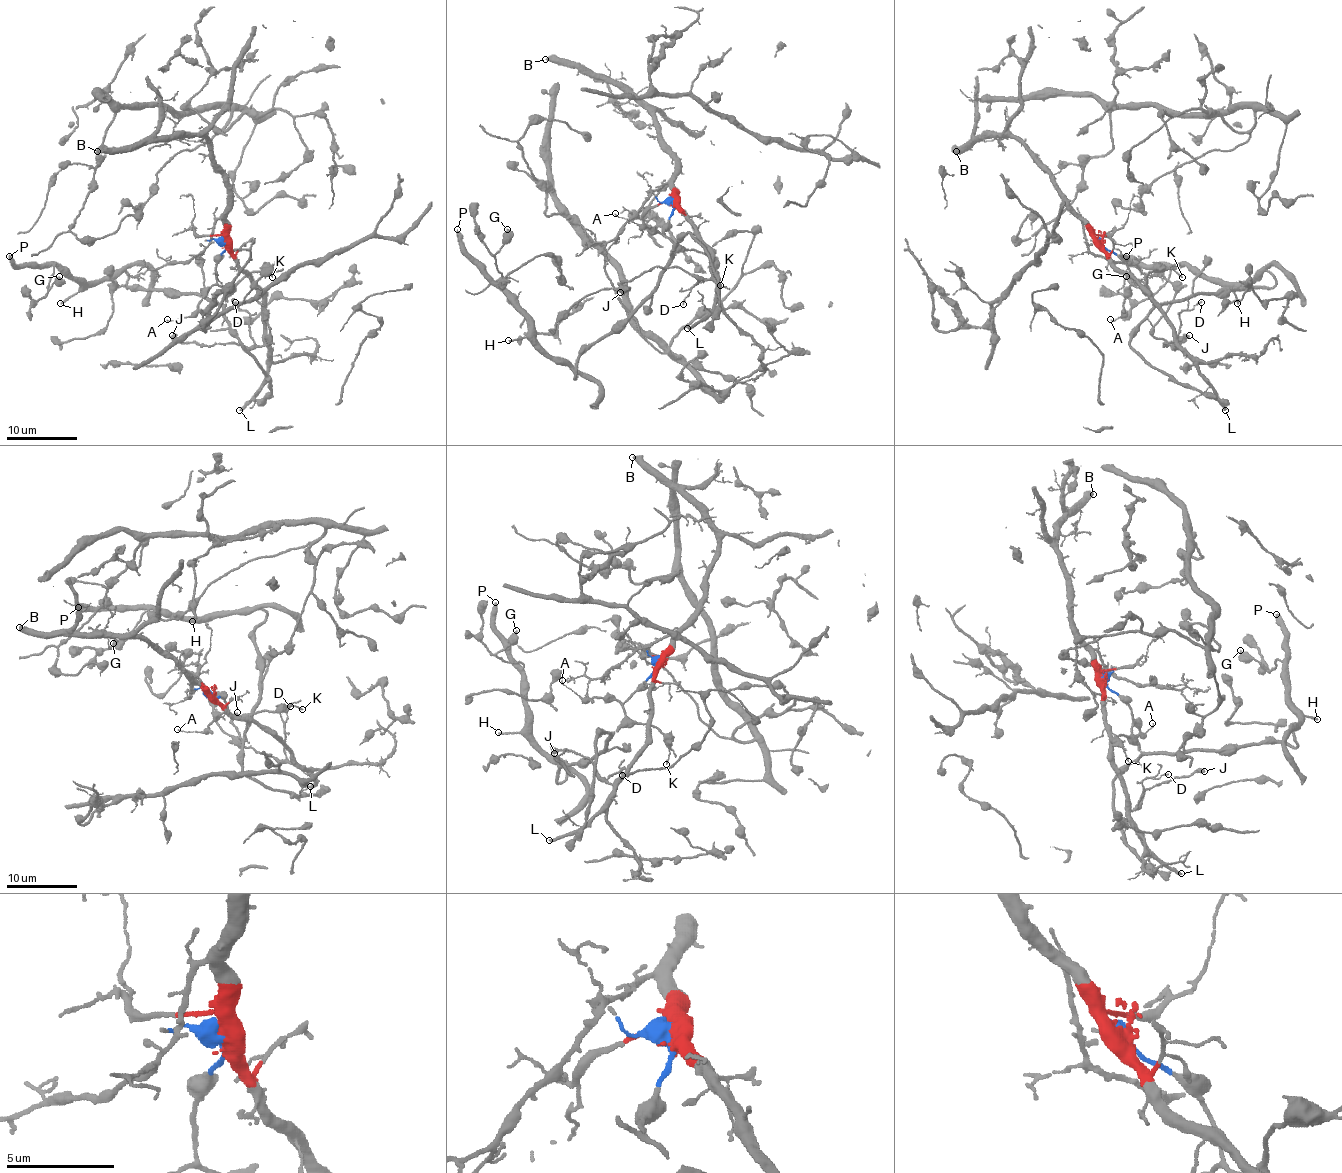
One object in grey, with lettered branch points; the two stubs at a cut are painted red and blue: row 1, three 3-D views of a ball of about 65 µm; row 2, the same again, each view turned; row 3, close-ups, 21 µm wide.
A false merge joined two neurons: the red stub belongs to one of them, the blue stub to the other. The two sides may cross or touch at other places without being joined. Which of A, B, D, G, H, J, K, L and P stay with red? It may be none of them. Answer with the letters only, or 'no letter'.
B, D, J, L

